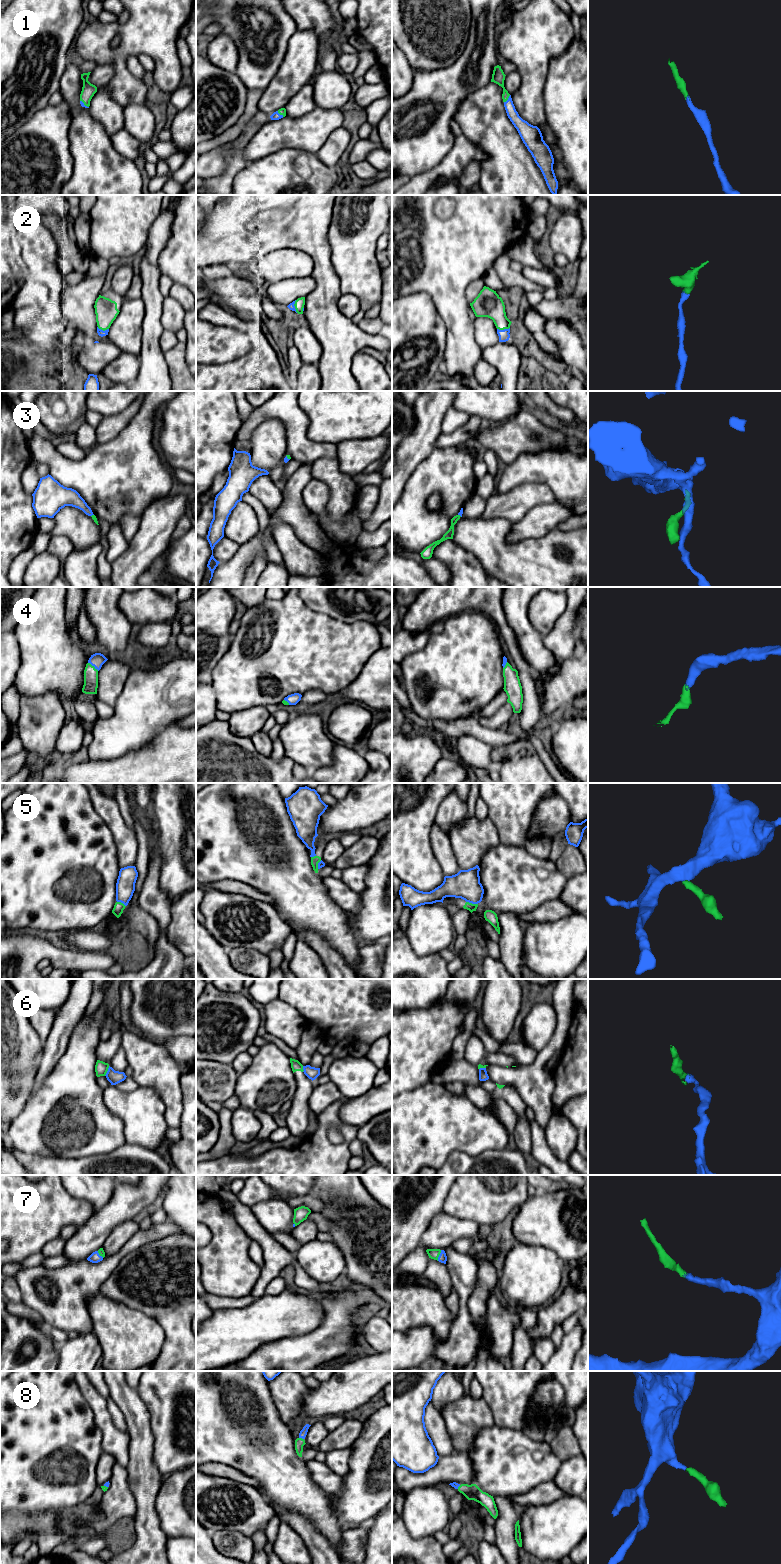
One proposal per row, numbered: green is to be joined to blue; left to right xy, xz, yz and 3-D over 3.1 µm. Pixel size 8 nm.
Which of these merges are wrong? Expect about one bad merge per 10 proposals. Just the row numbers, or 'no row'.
5, 6

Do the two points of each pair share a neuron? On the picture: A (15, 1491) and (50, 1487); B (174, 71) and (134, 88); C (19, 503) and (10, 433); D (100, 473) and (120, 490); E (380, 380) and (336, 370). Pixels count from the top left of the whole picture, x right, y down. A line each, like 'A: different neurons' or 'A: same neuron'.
A: same neuron
B: same neuron
C: same neuron
D: same neuron
E: different neurons

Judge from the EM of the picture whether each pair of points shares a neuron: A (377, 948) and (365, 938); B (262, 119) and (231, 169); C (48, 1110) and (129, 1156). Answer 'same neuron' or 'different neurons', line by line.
A: different neurons
B: same neuron
C: different neurons

